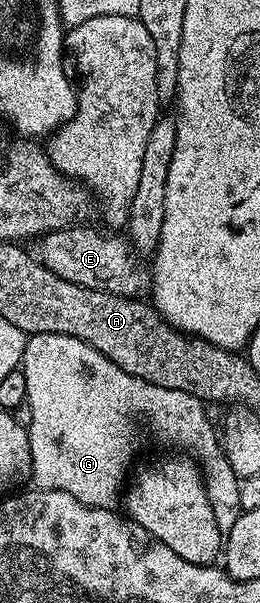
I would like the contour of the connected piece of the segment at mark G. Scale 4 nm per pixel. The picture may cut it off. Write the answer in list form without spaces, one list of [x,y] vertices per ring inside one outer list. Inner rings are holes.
[[[29,334],[20,368],[26,384],[25,405],[32,411],[32,423],[28,426],[32,451],[30,475],[37,488],[68,491],[68,495],[80,499],[80,503],[93,505],[95,509],[117,506],[120,490],[127,480],[126,468],[134,457],[137,421],[147,421],[151,431],[160,440],[179,445],[183,454],[189,455],[197,462],[206,482],[206,494],[216,515],[216,527],[223,535],[232,531],[243,510],[240,507],[240,479],[236,471],[232,471],[232,463],[228,463],[226,452],[222,449],[219,430],[215,422],[214,425],[210,422],[210,417],[206,414],[207,406],[200,398],[188,395],[188,391],[172,391],[168,387],[156,387],[156,383],[136,379],[136,375],[128,375],[128,371],[116,367],[112,359],[100,355],[96,347],[72,335]]]

